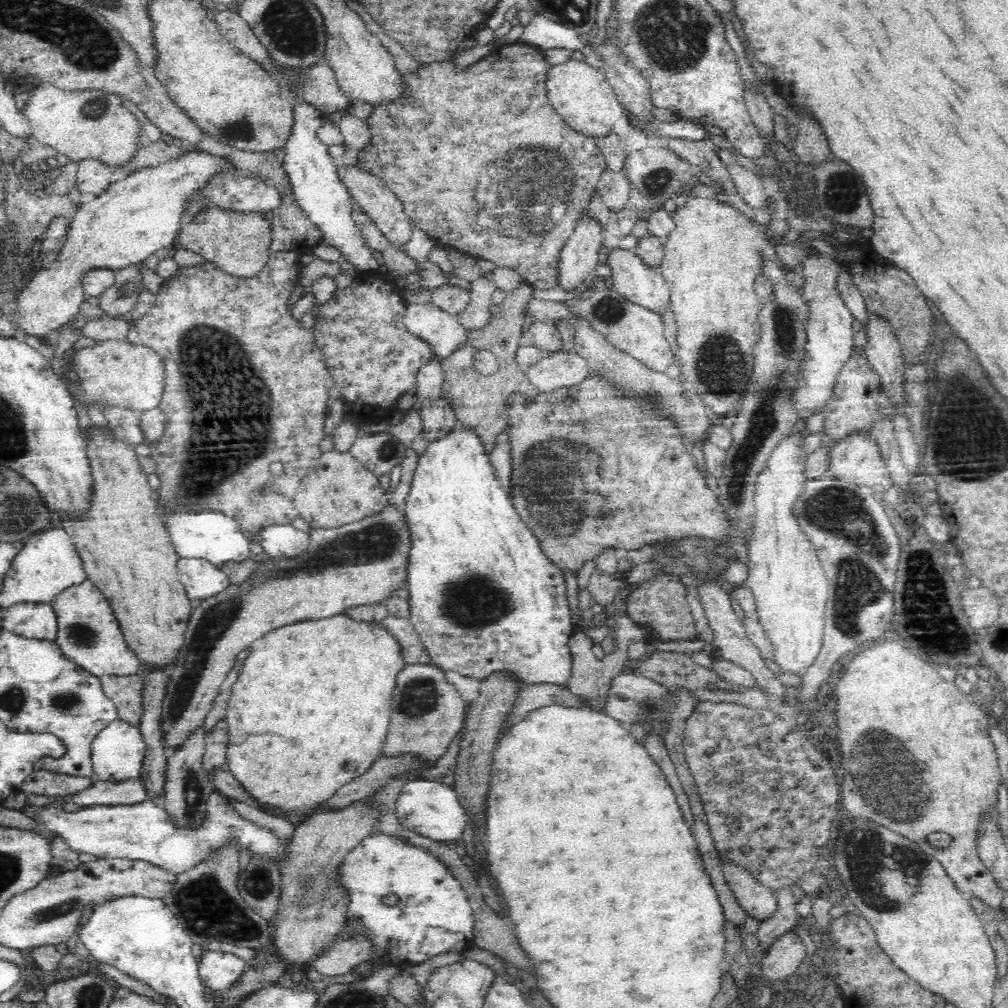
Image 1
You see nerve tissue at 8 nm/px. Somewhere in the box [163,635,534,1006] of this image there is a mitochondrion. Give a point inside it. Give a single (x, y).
(208, 908)

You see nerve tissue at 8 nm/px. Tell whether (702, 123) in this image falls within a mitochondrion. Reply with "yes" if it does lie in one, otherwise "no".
no

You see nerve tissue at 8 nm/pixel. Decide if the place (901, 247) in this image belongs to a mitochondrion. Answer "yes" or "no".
no

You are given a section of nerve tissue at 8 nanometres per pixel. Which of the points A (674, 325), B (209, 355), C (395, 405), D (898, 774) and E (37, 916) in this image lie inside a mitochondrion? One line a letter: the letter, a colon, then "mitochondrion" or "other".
A: other
B: mitochondrion
C: other
D: mitochondrion
E: mitochondrion

